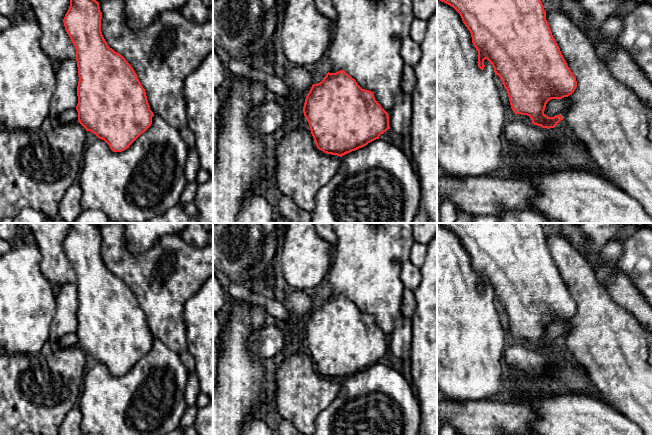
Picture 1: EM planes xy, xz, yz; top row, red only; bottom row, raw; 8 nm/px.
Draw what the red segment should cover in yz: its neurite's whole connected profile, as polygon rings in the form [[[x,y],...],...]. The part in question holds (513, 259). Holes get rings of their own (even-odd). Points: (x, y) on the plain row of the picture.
[[[540,223],[438,224],[450,229],[460,238],[463,247],[471,257],[473,270],[478,275],[478,291],[481,294],[484,293],[485,283],[492,288],[495,299],[500,301],[507,314],[510,329],[515,338],[527,339],[531,342],[532,348],[547,353],[554,352],[563,344],[562,339],[546,340],[544,338],[546,328],[551,323],[562,323],[571,319],[577,311],[577,305],[552,259]]]

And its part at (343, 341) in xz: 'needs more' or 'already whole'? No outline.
already whole

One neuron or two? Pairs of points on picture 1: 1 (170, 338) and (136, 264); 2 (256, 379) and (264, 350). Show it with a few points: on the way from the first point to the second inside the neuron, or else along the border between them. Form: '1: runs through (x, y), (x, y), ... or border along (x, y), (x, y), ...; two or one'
1: runs through (165, 320), (161, 289), (154, 282); one
2: border along (248, 340), (248, 348), (262, 360); two

